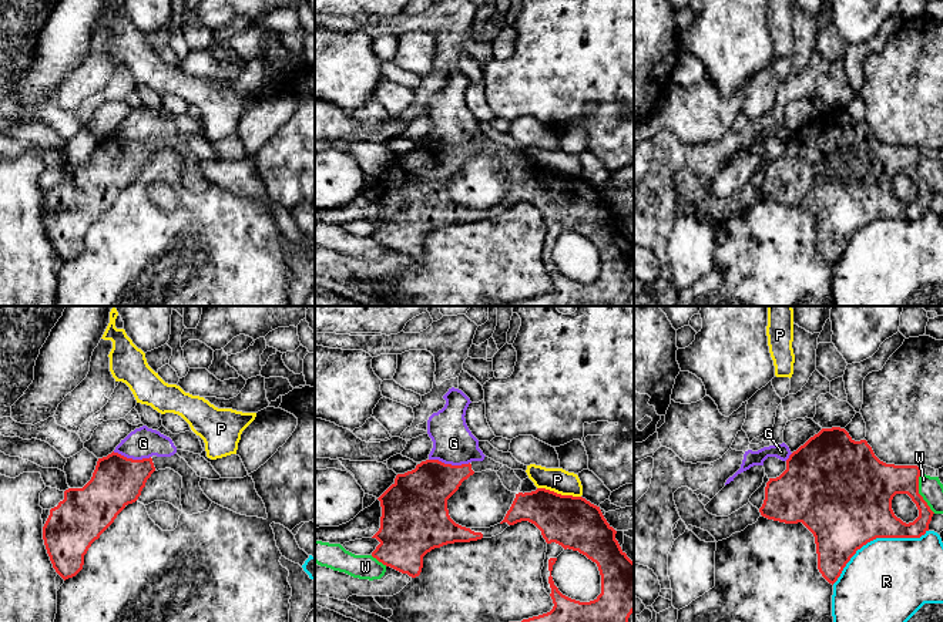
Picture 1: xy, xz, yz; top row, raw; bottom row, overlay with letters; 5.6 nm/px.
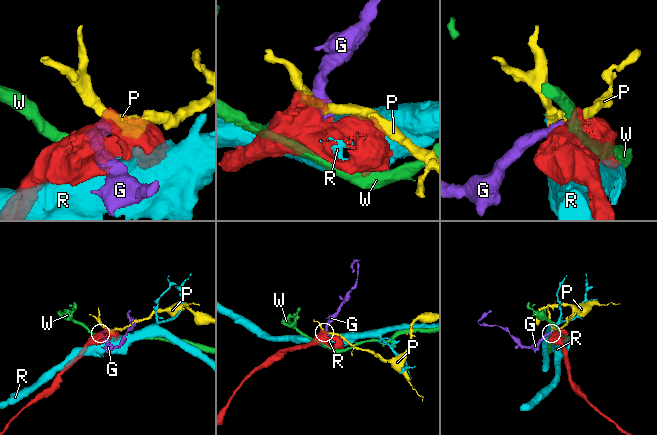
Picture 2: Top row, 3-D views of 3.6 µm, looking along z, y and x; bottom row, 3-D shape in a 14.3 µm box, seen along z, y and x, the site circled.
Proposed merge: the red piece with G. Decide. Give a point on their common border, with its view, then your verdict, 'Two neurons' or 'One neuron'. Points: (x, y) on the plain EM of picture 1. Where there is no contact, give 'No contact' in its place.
Touches red at xz (449, 145). Two neurons

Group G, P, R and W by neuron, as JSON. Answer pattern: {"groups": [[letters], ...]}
{"groups": [["G"], ["P"], ["R"], ["W"]]}

